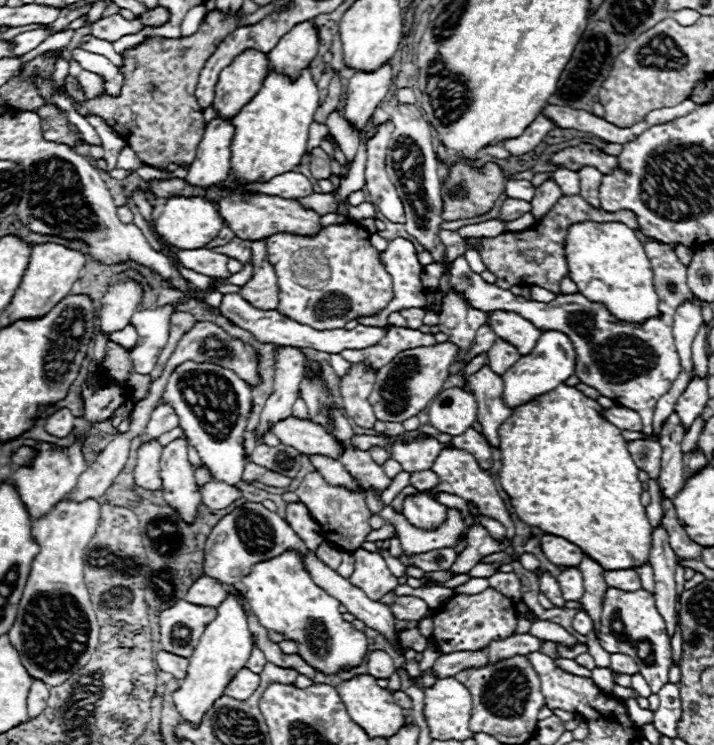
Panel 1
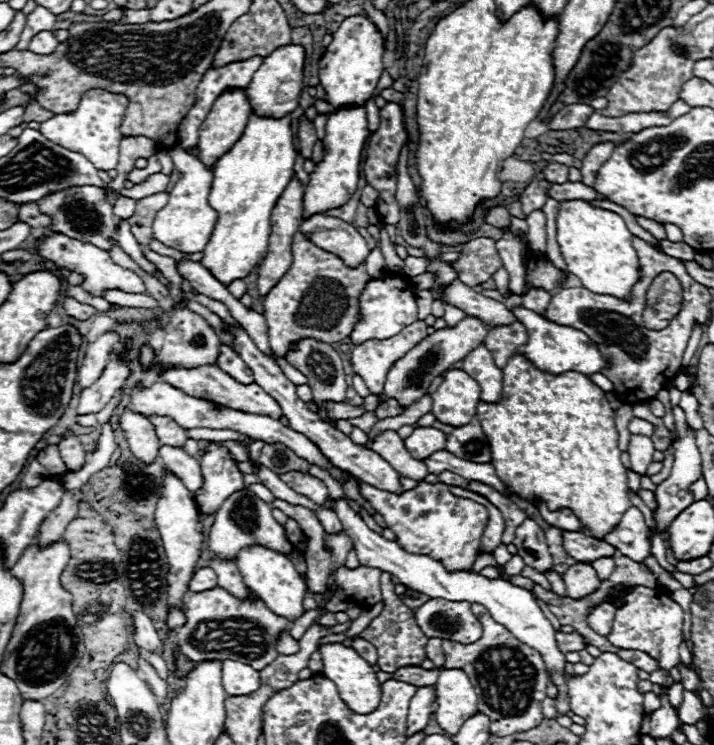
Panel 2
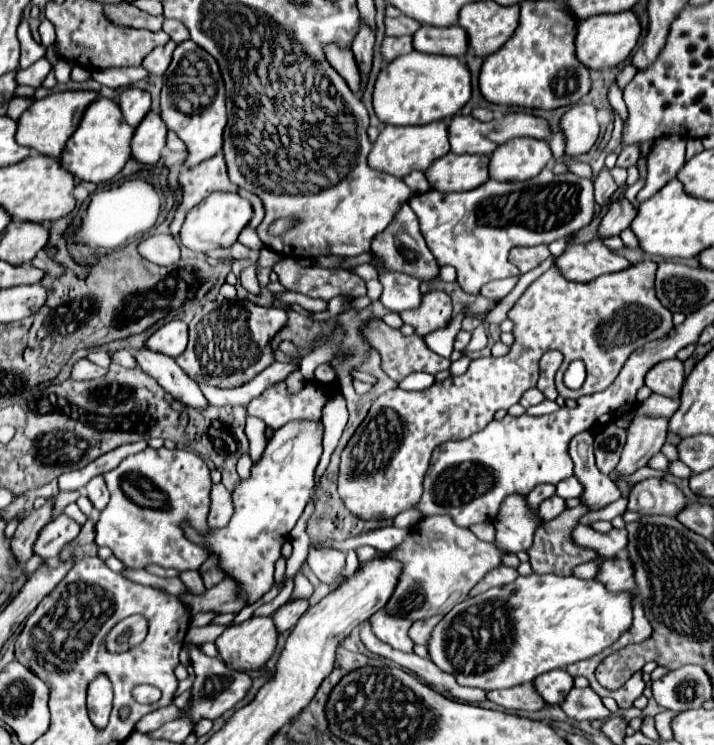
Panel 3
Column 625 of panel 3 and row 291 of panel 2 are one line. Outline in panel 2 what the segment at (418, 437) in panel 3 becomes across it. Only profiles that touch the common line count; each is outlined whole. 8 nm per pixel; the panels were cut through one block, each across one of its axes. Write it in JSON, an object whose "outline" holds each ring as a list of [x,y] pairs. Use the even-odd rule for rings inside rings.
{"outline":[[[300,232],[292,238],[292,266],[282,276],[282,280],[272,288],[272,292],[264,298],[264,316],[268,322],[268,336],[270,336],[270,348],[276,358],[286,358],[288,350],[296,340],[302,338],[314,338],[324,340],[326,344],[340,342],[350,336],[354,326],[360,322],[360,294],[364,290],[364,284],[368,284],[370,276],[366,272],[366,262],[358,268],[348,268],[344,260],[332,252],[326,252],[306,240]]]}

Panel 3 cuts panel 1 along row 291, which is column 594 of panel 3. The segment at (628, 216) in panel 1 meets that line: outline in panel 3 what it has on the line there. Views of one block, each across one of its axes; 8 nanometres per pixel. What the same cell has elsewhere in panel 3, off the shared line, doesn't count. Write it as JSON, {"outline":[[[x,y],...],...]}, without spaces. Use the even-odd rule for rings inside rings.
{"outline":[[[578,504],[576,508],[566,508],[556,520],[550,520],[550,522],[542,522],[536,532],[534,532],[534,544],[530,546],[528,550],[528,556],[530,556],[530,564],[532,564],[532,570],[534,574],[556,574],[556,576],[570,576],[572,570],[578,566],[578,564],[584,564],[584,562],[590,562],[590,560],[596,560],[598,554],[596,550],[590,550],[590,548],[582,548],[574,542],[572,538],[572,530],[578,526],[578,520],[588,514],[588,506],[586,504]]]}

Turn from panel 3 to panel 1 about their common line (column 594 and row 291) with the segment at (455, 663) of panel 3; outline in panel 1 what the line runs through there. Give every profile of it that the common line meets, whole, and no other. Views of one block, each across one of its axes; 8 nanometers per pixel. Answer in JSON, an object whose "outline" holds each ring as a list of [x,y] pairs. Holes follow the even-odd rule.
{"outline":[[[580,222],[568,228],[564,248],[570,278],[588,300],[602,302],[618,320],[642,322],[658,316],[652,266],[636,232],[622,222]]]}

